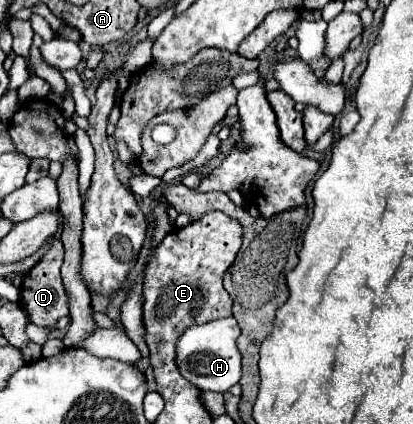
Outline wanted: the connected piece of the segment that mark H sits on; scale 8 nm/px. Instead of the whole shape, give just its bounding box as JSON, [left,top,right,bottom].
[177,317,241,391]

